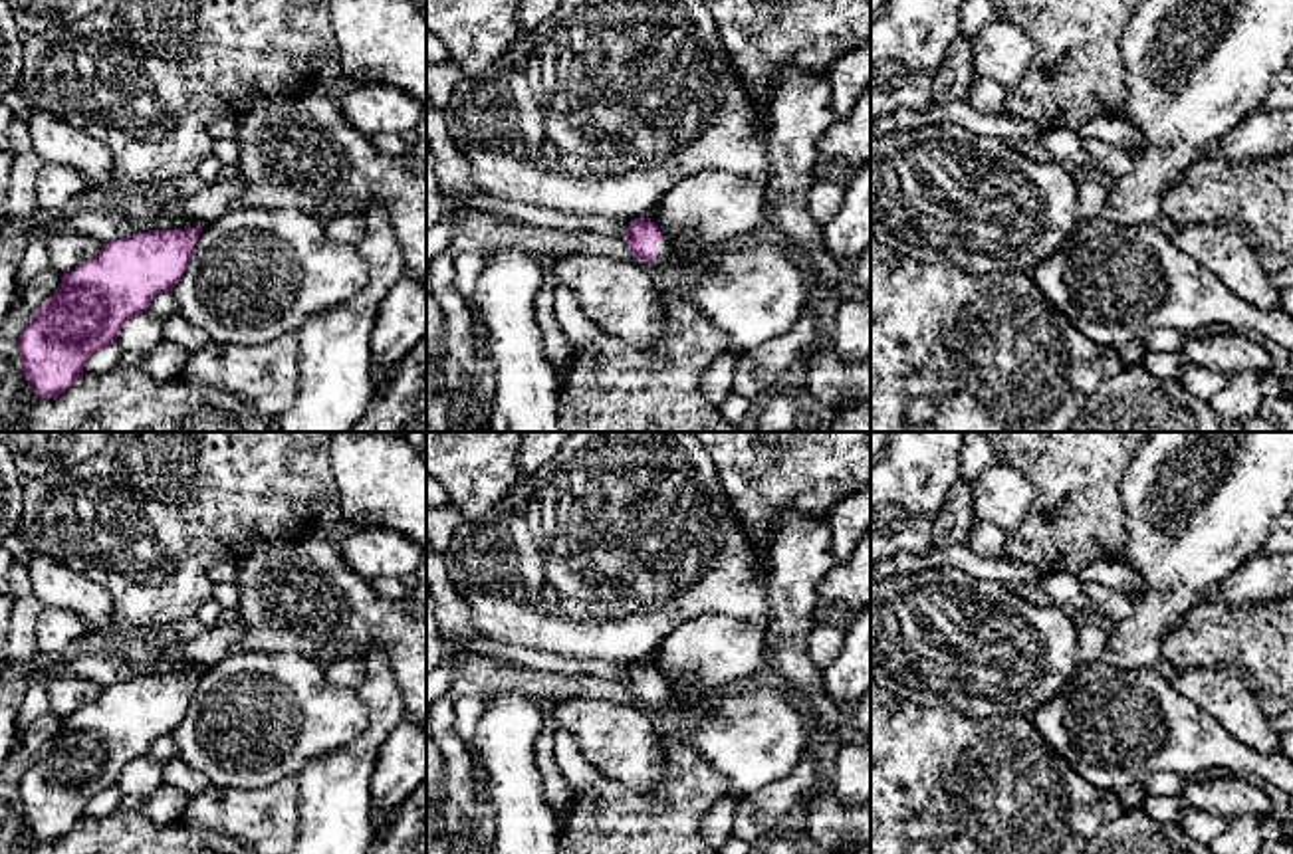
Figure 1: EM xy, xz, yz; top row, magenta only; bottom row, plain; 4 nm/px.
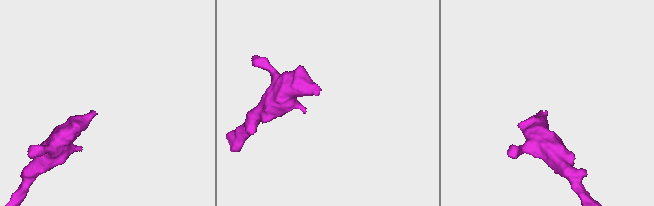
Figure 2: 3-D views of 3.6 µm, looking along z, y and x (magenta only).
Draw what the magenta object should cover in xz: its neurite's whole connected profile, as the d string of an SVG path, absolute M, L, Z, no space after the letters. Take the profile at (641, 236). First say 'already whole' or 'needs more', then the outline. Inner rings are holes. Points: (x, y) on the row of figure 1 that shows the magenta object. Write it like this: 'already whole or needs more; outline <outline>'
needs more; outline M643 216L629 222L625 242L635 260L692 275L690 301L728 337L728 353L760 347L807 311L811 275L773 232L738 240L704 267L680 264L672 240Z

